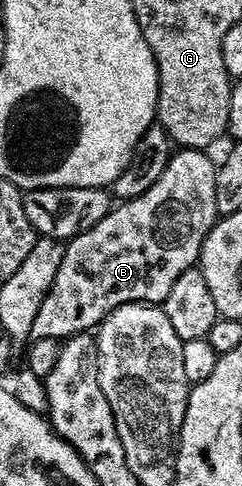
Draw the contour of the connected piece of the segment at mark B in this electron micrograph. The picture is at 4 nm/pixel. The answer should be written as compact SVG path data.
M202 150L175 151L170 157L168 166L164 166L164 174L160 174L160 178L156 178L156 183L148 186L148 190L144 190L144 194L140 194L140 198L121 201L117 206L111 207L110 213L104 218L100 218L100 222L96 222L96 226L84 230L84 234L76 234L71 240L65 241L60 258L60 270L56 270L56 278L52 278L52 286L48 290L48 294L44 298L44 302L40 302L40 310L36 310L36 319L32 321L30 340L56 338L61 342L66 337L74 336L78 332L90 332L97 329L98 325L102 323L102 317L106 316L112 309L119 308L122 304L153 304L158 306L168 298L168 290L172 290L172 282L176 282L176 278L180 278L180 274L184 274L184 270L193 268L199 263L204 238L210 233L220 216L216 206L216 174L218 169L215 161L210 161L206 155L207 153Z

